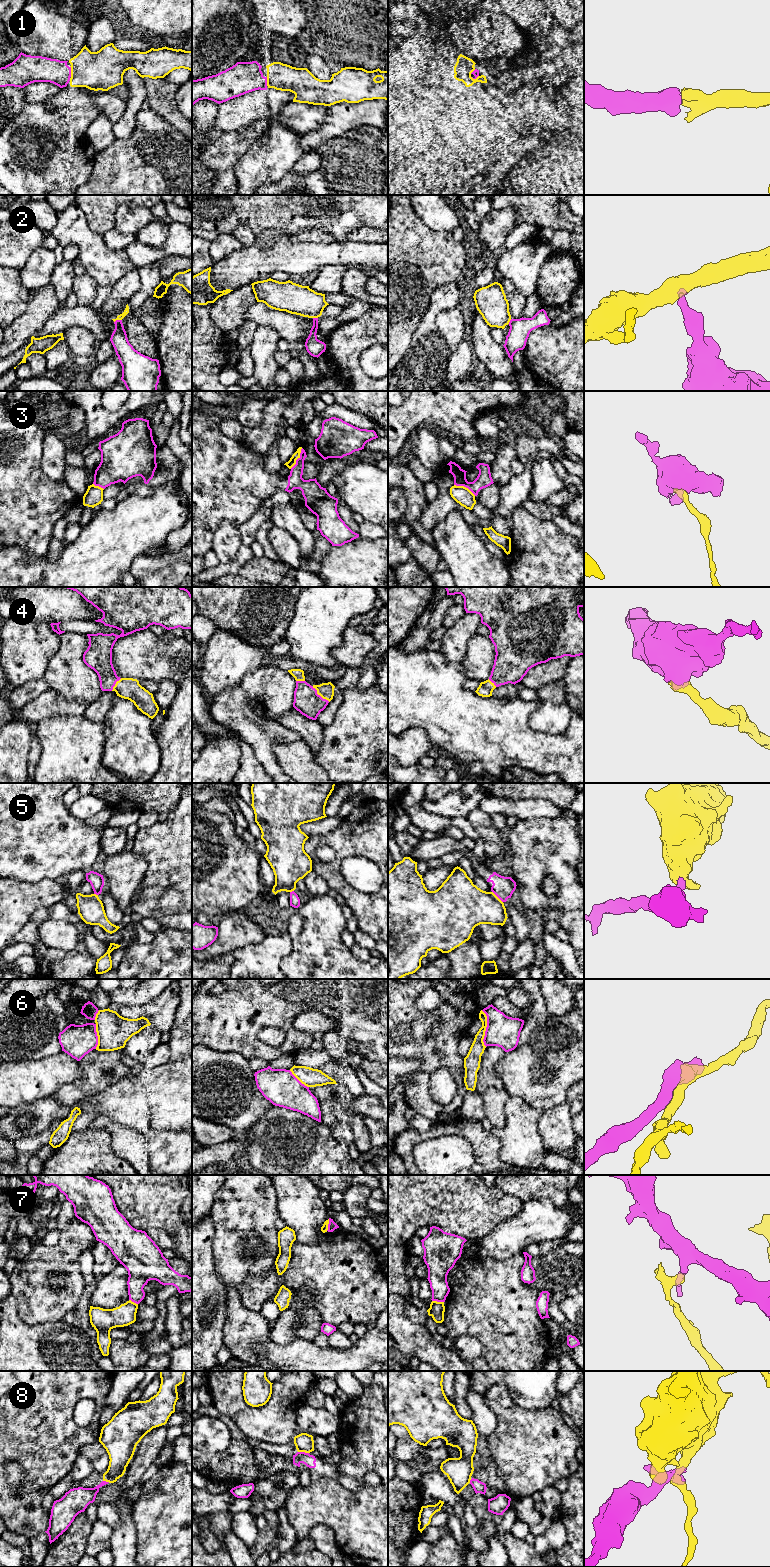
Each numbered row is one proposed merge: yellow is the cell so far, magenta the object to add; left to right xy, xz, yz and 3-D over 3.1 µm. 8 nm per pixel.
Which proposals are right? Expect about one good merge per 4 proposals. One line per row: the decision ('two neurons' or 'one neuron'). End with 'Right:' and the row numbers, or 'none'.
1: one neuron
2: two neurons
3: two neurons
4: one neuron
5: two neurons
6: two neurons
7: two neurons
8: two neurons
Right: 1, 4

